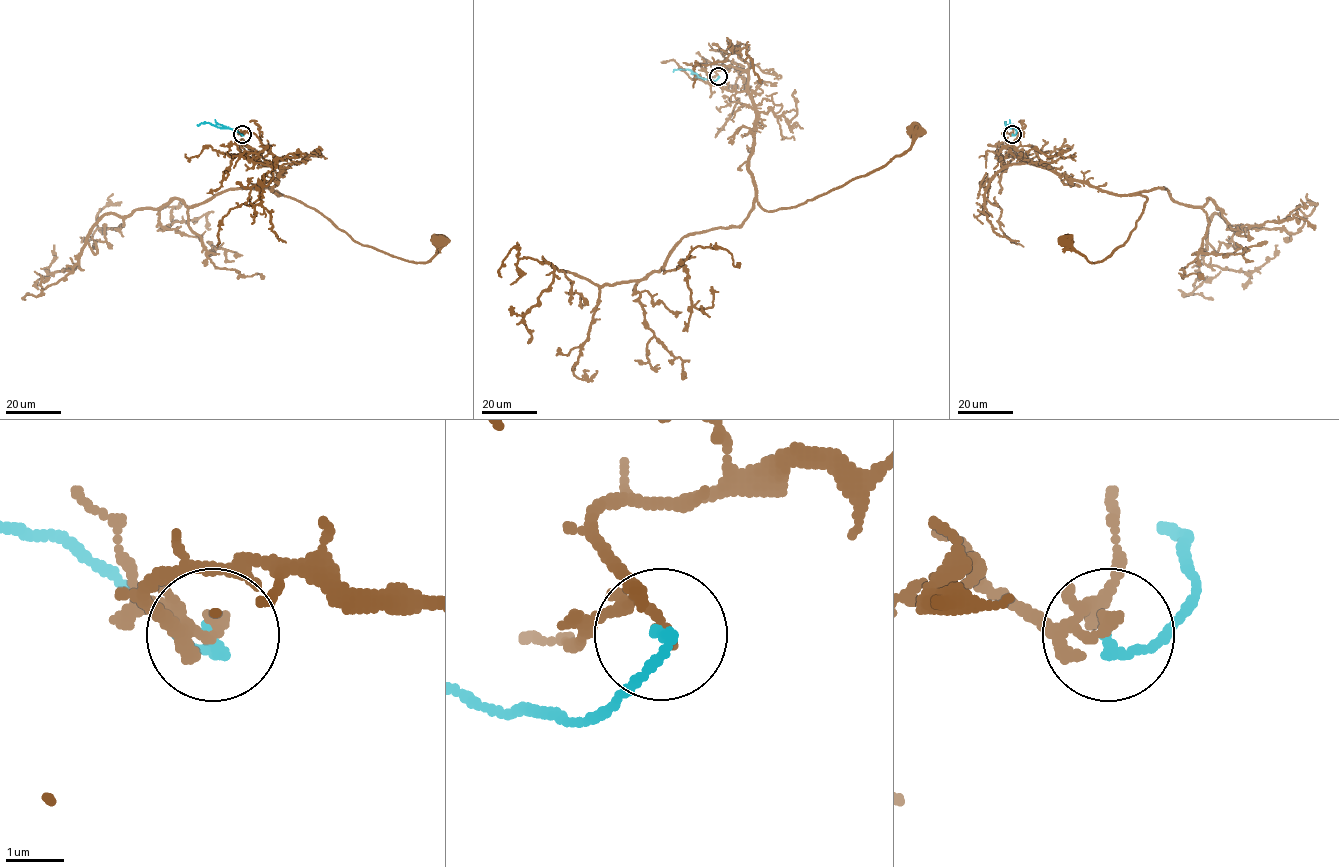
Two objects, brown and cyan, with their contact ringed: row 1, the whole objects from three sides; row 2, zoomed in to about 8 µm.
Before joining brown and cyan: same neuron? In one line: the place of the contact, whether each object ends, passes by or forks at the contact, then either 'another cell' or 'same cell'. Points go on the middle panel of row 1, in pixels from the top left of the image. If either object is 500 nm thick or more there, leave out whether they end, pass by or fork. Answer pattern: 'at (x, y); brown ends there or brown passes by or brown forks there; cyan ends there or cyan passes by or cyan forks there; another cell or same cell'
at (718, 76); brown passes by; cyan ends there; another cell

